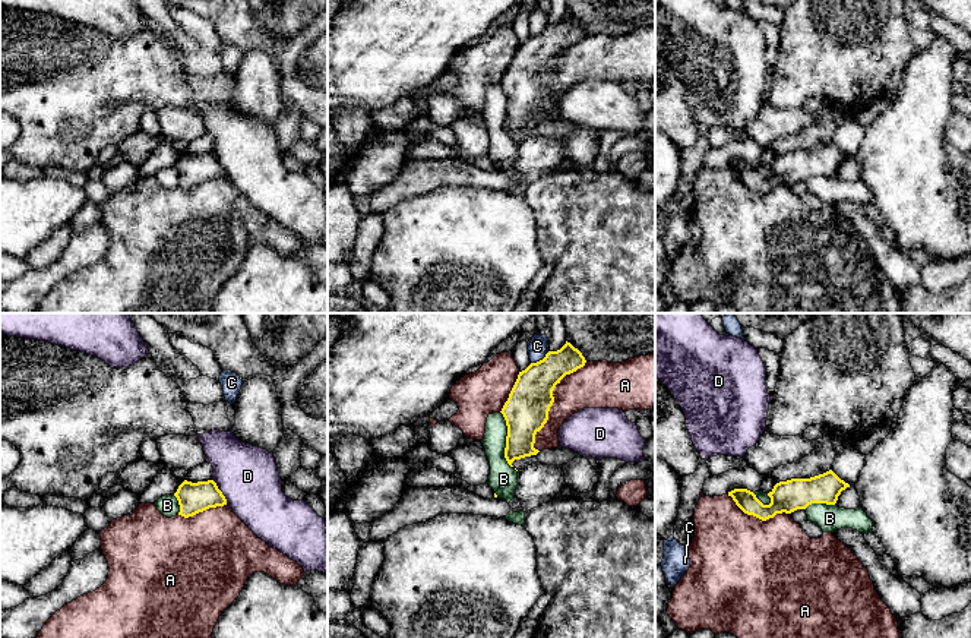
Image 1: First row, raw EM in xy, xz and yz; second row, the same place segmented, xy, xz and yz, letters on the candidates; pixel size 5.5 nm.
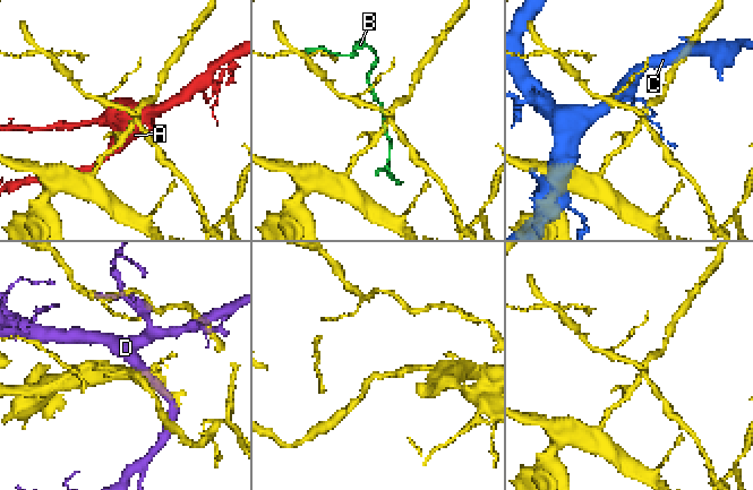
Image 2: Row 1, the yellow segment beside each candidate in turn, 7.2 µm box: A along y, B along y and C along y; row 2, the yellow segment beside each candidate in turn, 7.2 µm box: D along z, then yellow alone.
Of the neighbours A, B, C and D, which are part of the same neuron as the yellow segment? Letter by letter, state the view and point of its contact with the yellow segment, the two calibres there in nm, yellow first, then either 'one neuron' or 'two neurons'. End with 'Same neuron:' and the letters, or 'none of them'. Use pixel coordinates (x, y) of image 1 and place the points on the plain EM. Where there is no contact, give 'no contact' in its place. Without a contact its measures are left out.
A: xz (553, 73) | 240/260 nm | two neurons
B: xz (506, 114) | 240/160 nm | two neurons
C: xz (540, 32) | 240/110 nm | two neurons
D: xy (221, 164) | 170/340 nm | two neurons
Same neuron: none of them

